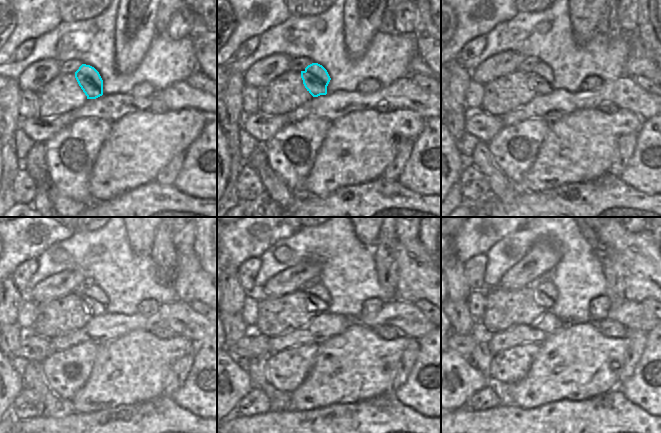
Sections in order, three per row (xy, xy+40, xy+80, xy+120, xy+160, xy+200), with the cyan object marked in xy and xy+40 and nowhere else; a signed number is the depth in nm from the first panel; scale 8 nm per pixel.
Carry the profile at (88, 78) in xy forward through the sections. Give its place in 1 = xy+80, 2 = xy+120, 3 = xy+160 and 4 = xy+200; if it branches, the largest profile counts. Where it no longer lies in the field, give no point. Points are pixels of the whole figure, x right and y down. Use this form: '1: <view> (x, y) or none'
1: xy+80 (540, 77)
2: xy+120 (95, 299)
3: xy+160 (319, 298)
4: xy+200 (545, 295)

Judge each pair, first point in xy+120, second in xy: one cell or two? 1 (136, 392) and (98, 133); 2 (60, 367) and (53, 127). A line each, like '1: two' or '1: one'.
1: two
2: two

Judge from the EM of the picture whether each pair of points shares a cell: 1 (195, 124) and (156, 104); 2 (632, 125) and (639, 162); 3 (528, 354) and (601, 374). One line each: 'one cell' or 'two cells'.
1: two cells
2: two cells
3: two cells

